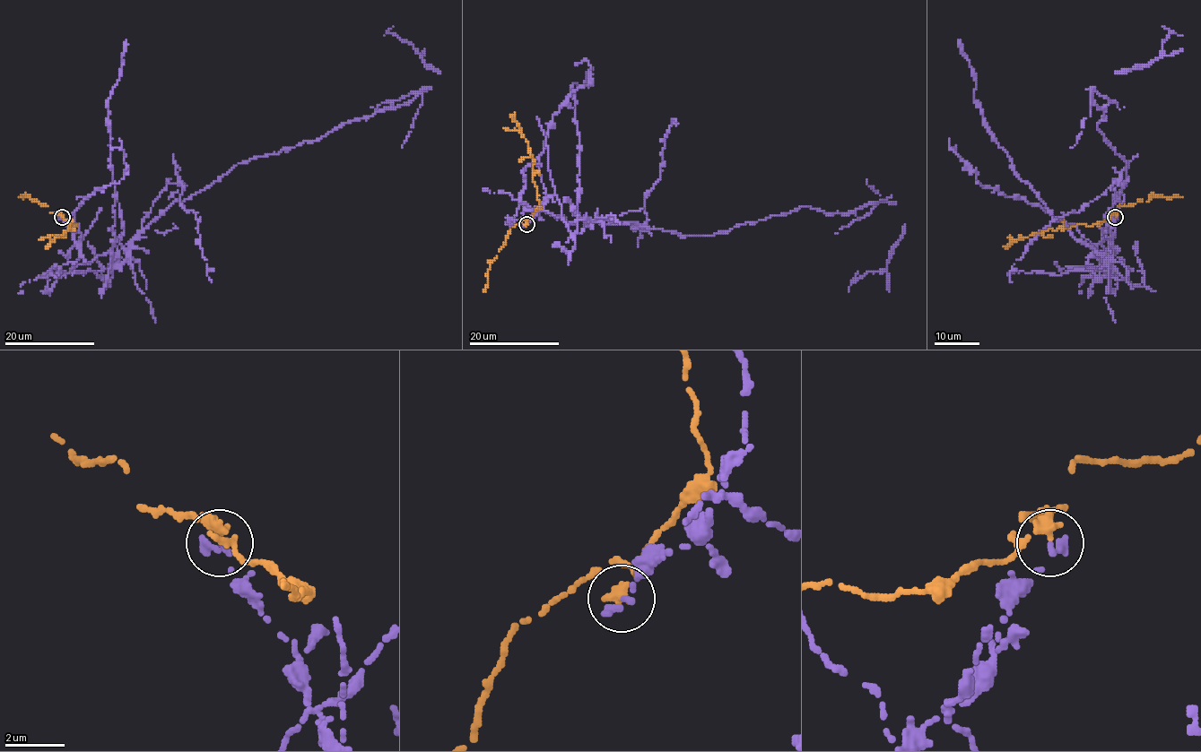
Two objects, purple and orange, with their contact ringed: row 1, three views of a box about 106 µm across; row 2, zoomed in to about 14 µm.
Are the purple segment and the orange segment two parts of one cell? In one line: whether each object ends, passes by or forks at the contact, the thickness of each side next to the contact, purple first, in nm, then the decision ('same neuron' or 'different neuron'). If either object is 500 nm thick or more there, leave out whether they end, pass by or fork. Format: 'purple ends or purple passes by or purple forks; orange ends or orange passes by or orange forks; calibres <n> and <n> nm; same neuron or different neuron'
purple passes by; orange ends; calibres 140 and 400 nm; different neuron

